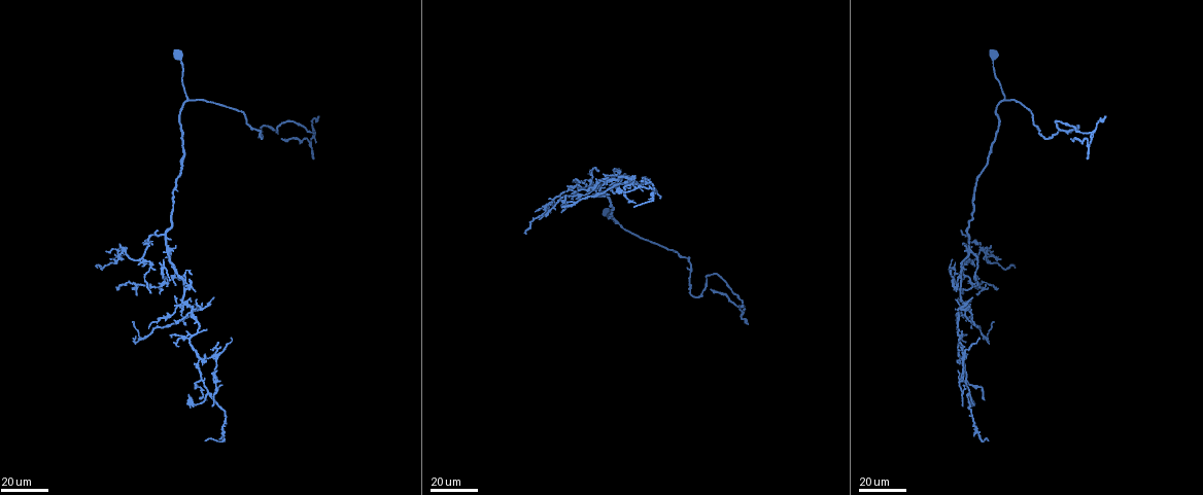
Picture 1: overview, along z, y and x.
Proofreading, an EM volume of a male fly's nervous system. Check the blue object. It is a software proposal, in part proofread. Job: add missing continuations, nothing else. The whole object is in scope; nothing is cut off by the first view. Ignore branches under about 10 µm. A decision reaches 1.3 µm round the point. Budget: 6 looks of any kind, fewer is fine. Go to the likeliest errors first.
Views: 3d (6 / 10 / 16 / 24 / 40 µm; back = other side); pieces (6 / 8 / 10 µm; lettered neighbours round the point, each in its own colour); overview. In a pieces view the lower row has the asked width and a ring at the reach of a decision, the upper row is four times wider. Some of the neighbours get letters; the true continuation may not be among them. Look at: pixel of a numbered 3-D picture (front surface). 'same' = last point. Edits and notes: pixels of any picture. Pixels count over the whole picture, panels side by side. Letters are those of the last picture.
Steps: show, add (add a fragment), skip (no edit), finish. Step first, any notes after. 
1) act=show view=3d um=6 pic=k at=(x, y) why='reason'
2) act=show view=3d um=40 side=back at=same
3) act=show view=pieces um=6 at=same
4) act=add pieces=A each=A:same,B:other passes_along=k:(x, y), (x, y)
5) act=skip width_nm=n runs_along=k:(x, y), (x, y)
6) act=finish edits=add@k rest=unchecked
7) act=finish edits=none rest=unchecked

act=show view=3d um=16 pic=1 at=(320, 115) why='branch stops here'

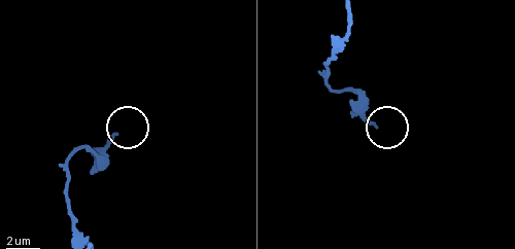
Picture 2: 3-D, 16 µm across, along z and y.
act=show view=3d um=6 pic=2 at=(113, 134)

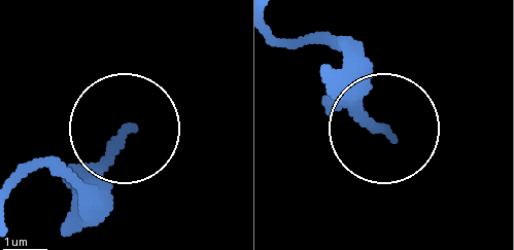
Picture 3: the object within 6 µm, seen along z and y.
act=show view=pieces um=8 pic=3 at=(127, 127)

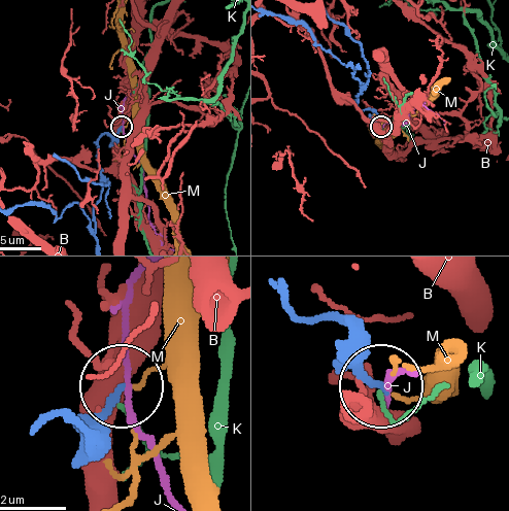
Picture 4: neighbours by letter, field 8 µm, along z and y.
act=skip width_nm=170 each=B:other,J:other,K:other,M:other runs_along=4:(287, 305), (302, 318), (343, 325), (354, 354), (382, 385) found='none of them fits'

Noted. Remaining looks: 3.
act=show view=3d um=24 pic=1 at=(741, 304)

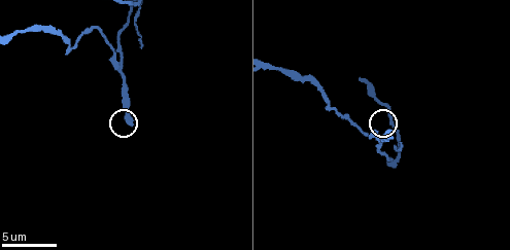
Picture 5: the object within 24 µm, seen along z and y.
act=show view=pieces um=6 pic=5 at=(131, 125)

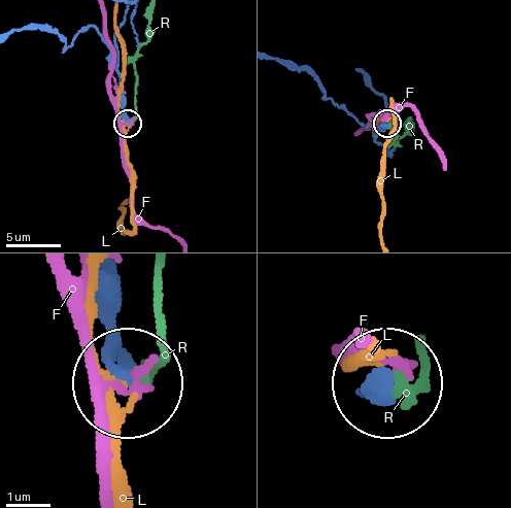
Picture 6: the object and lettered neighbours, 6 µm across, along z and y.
act=skip each=F:other,L:other,R:other found='none of them fits'

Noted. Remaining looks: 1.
act=finish edits=none rest=unchecked

